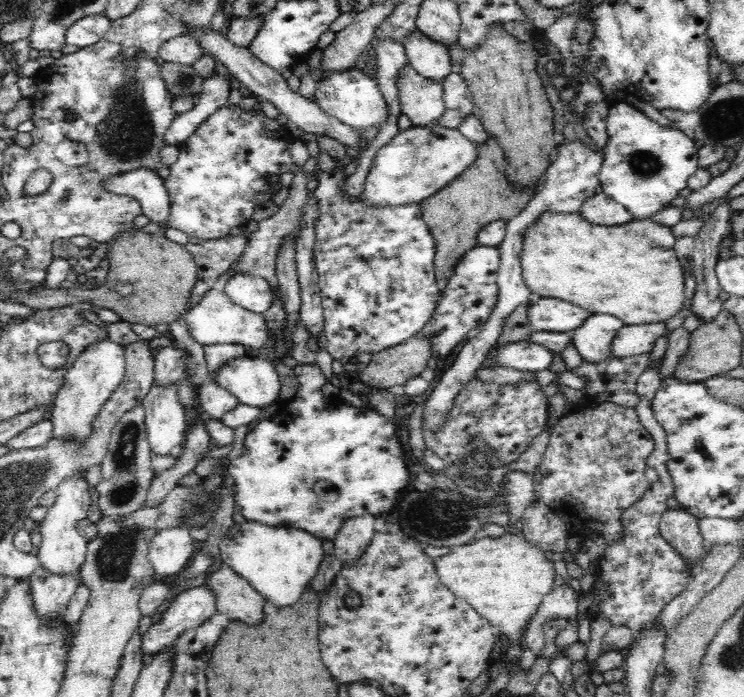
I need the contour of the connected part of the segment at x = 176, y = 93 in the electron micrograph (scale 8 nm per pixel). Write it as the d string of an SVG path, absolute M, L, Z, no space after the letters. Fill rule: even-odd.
M164 61L164 64L158 66L158 72L165 80L166 89L173 99L186 95L198 96L201 92L204 78L193 66Z

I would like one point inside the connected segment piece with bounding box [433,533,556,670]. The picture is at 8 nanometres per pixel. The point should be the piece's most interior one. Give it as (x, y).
(504, 579)

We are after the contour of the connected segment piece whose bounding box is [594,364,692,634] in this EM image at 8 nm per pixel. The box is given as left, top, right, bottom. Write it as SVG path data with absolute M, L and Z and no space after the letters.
M662 364L648 367L638 378L635 393L639 401L634 406L640 424L649 432L656 445L645 461L647 468L656 470L658 480L651 484L642 499L620 515L623 537L619 541L612 541L595 562L597 580L594 586L606 586L606 591L612 595L599 602L597 614L605 616L612 627L627 626L634 634L656 619L661 610L687 588L692 577L692 565L686 563L686 559L662 537L659 529L661 514L670 509L666 505L666 499L673 496L674 488L673 478L669 475L666 464L670 459L667 436L651 407L651 400L664 380L660 375L661 366Z

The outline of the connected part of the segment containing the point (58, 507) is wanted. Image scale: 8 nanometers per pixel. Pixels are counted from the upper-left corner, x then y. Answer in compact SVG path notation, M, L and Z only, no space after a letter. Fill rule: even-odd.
M76 473L64 479L57 488L57 497L54 504L48 509L46 516L40 522L39 532L42 541L37 558L40 566L48 573L78 575L78 586L82 584L80 575L81 566L85 561L87 540L76 531L76 524L86 518L90 509L90 490L84 473Z

